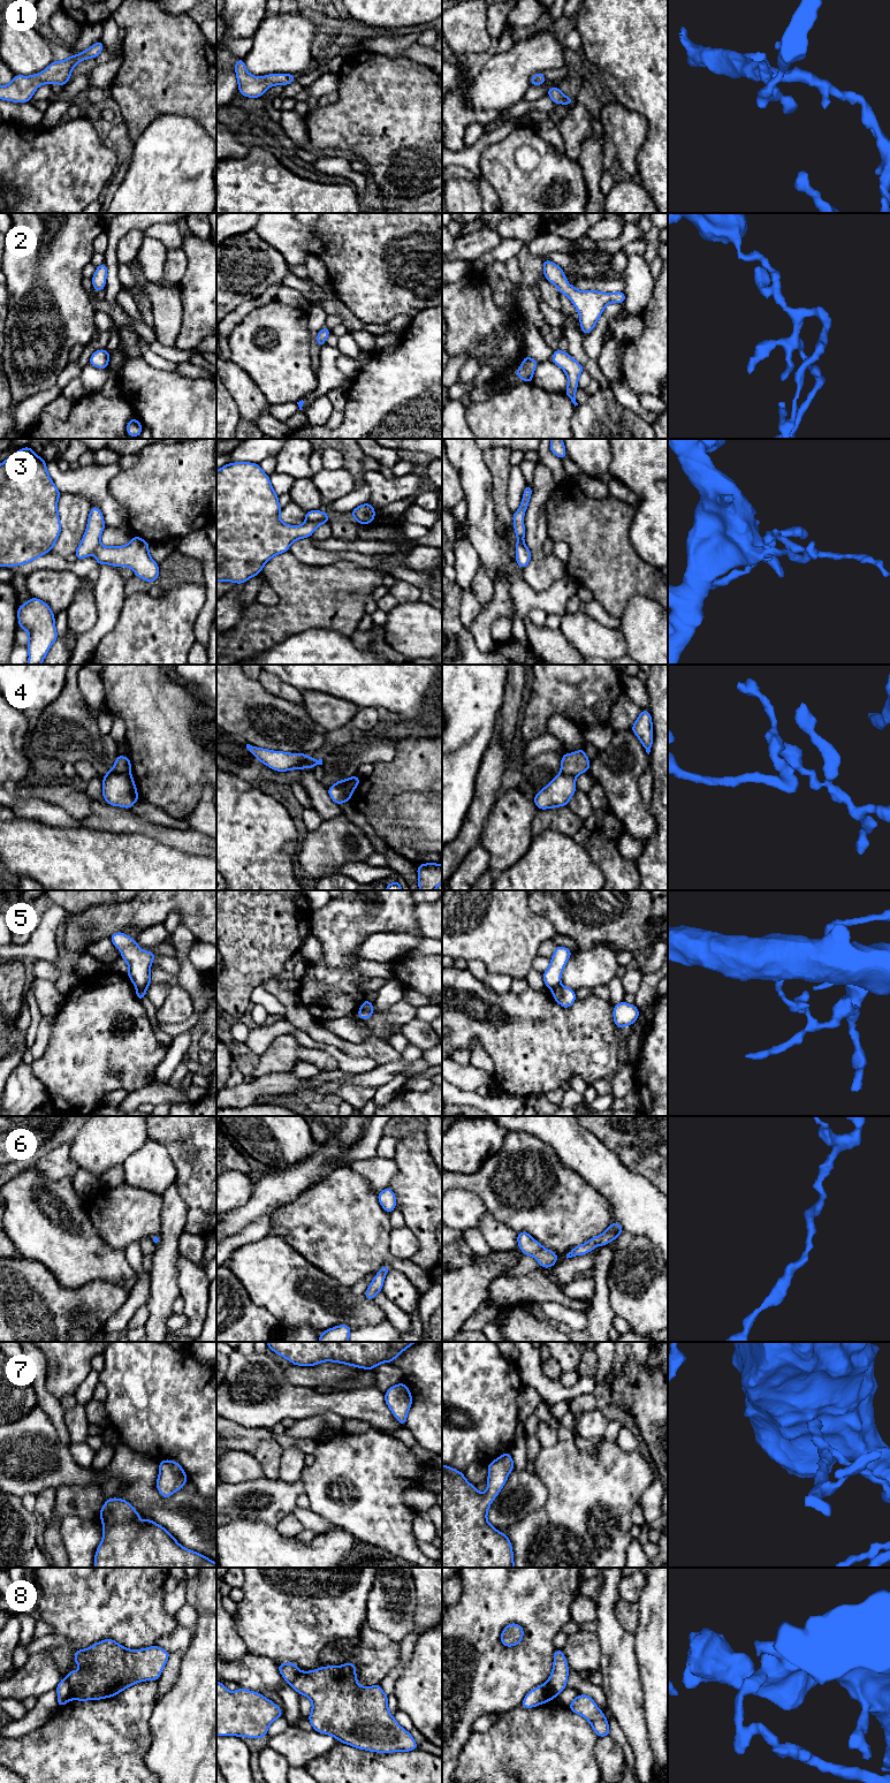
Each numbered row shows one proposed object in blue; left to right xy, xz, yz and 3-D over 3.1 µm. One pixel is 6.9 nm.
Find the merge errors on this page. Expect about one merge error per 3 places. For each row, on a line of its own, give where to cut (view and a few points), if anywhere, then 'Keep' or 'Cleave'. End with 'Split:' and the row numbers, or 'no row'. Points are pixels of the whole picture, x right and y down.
1: No split. Keep
2: No split. Keep
3: Split along xz (325, 513), (318, 521), (305, 521). Cleave
4: Split along xy (129, 771), (112, 773), (105, 776). Cleave
5: Split along xy (137, 987), (146, 988). Cleave
6: No split. Keep
7: No split. Keep
8: Split along xy (63, 1678), (69, 1685), (73, 1698). Cleave
Split: 3, 4, 5, 8

